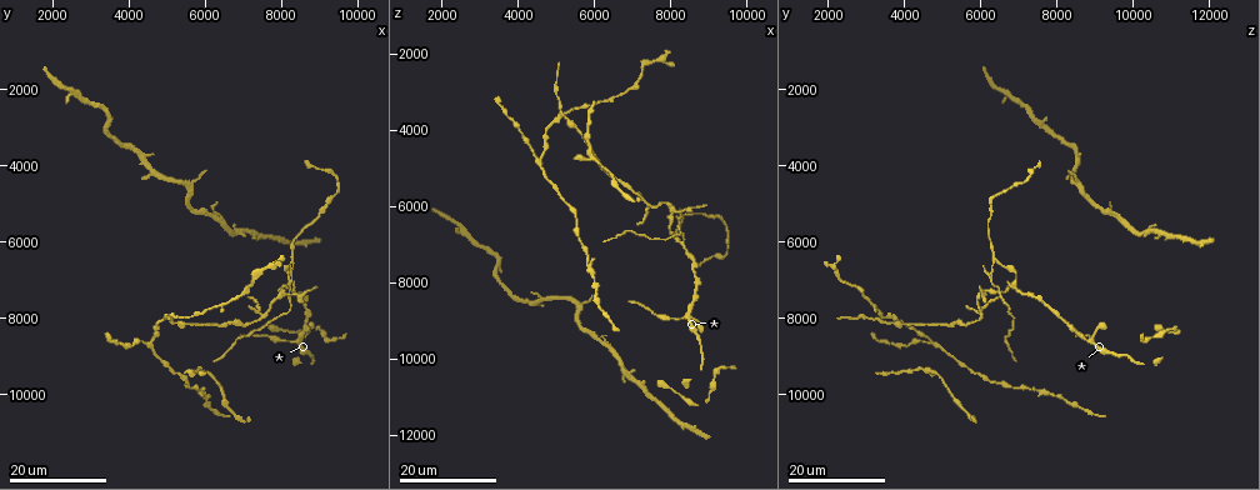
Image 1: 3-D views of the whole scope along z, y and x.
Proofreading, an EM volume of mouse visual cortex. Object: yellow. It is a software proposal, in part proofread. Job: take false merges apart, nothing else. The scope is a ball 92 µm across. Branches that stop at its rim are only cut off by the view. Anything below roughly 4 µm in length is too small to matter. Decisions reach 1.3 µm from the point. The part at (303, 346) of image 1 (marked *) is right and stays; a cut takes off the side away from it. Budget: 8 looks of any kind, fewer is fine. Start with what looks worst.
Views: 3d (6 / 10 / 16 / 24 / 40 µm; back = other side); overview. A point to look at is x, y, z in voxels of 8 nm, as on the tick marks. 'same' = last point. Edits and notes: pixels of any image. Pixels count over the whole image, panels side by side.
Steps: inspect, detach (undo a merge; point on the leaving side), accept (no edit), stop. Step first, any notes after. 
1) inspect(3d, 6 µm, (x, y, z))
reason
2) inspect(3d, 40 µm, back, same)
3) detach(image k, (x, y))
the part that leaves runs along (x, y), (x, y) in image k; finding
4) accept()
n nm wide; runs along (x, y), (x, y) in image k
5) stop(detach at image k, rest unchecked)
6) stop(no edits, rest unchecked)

inspect(3d, 16 µm, (5100, 8150, 3450))
arms part here

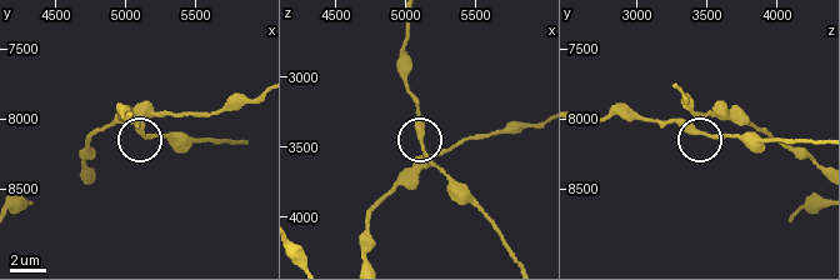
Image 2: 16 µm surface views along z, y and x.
inspect(3d, 6 µm, (5120, 8100, 3500))
zoom in

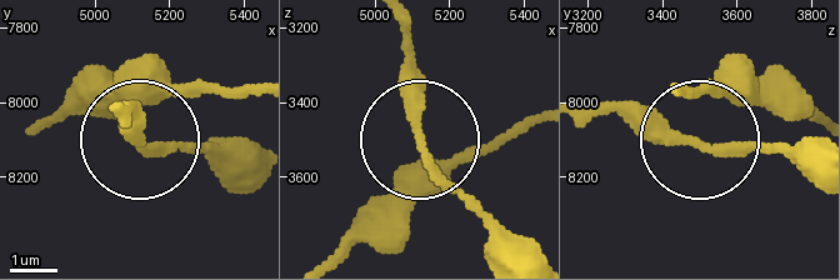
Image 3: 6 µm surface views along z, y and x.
accept()
runs along (244, 151), (155, 146), (124, 111) in image 3; continuous, no second neuron

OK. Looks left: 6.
inspect(3d, 16 µm, (7550, 7850, 6000))

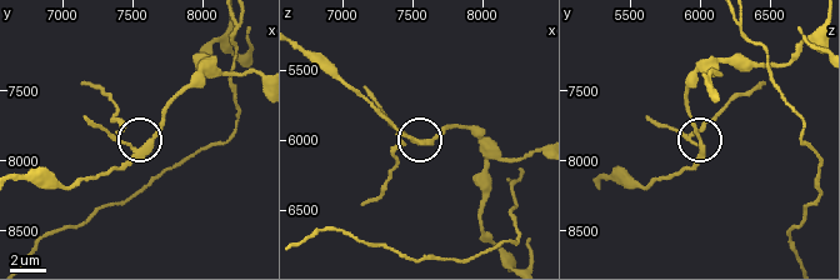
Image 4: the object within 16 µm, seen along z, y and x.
inspect(3d, 10 µm, (7480, 7940, 6000))
closer look

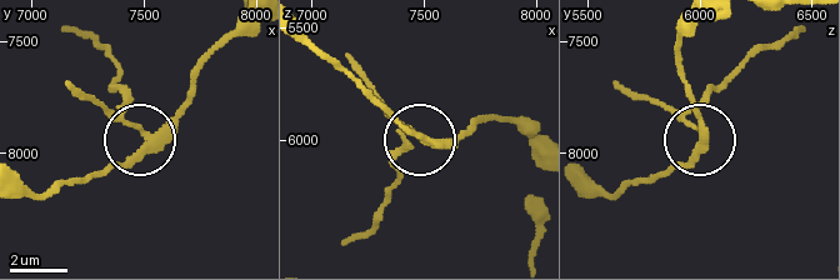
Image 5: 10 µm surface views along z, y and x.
accept()
one neuron here

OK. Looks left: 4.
inspect(3d, 16 µm, (5900, 9400, 4700))
three-way junction

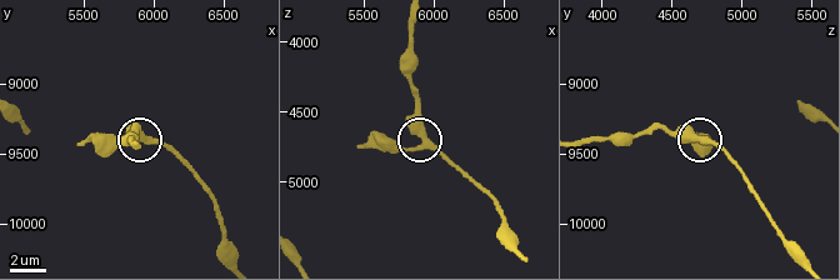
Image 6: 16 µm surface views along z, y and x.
inspect(3d, 6 µm, (5960, 9400, 4700))

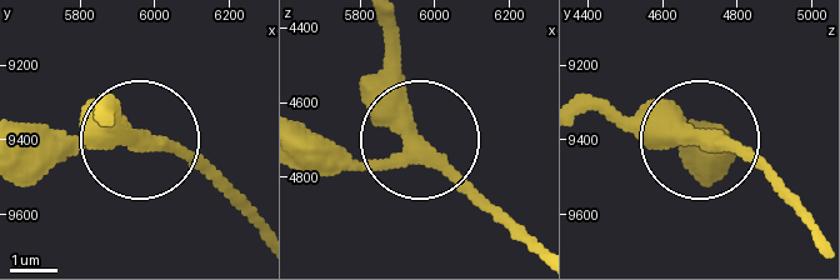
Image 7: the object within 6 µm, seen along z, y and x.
accept()
side arm 12 µm; all the same neuron

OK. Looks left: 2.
stop(no edits, rest unchecked)

